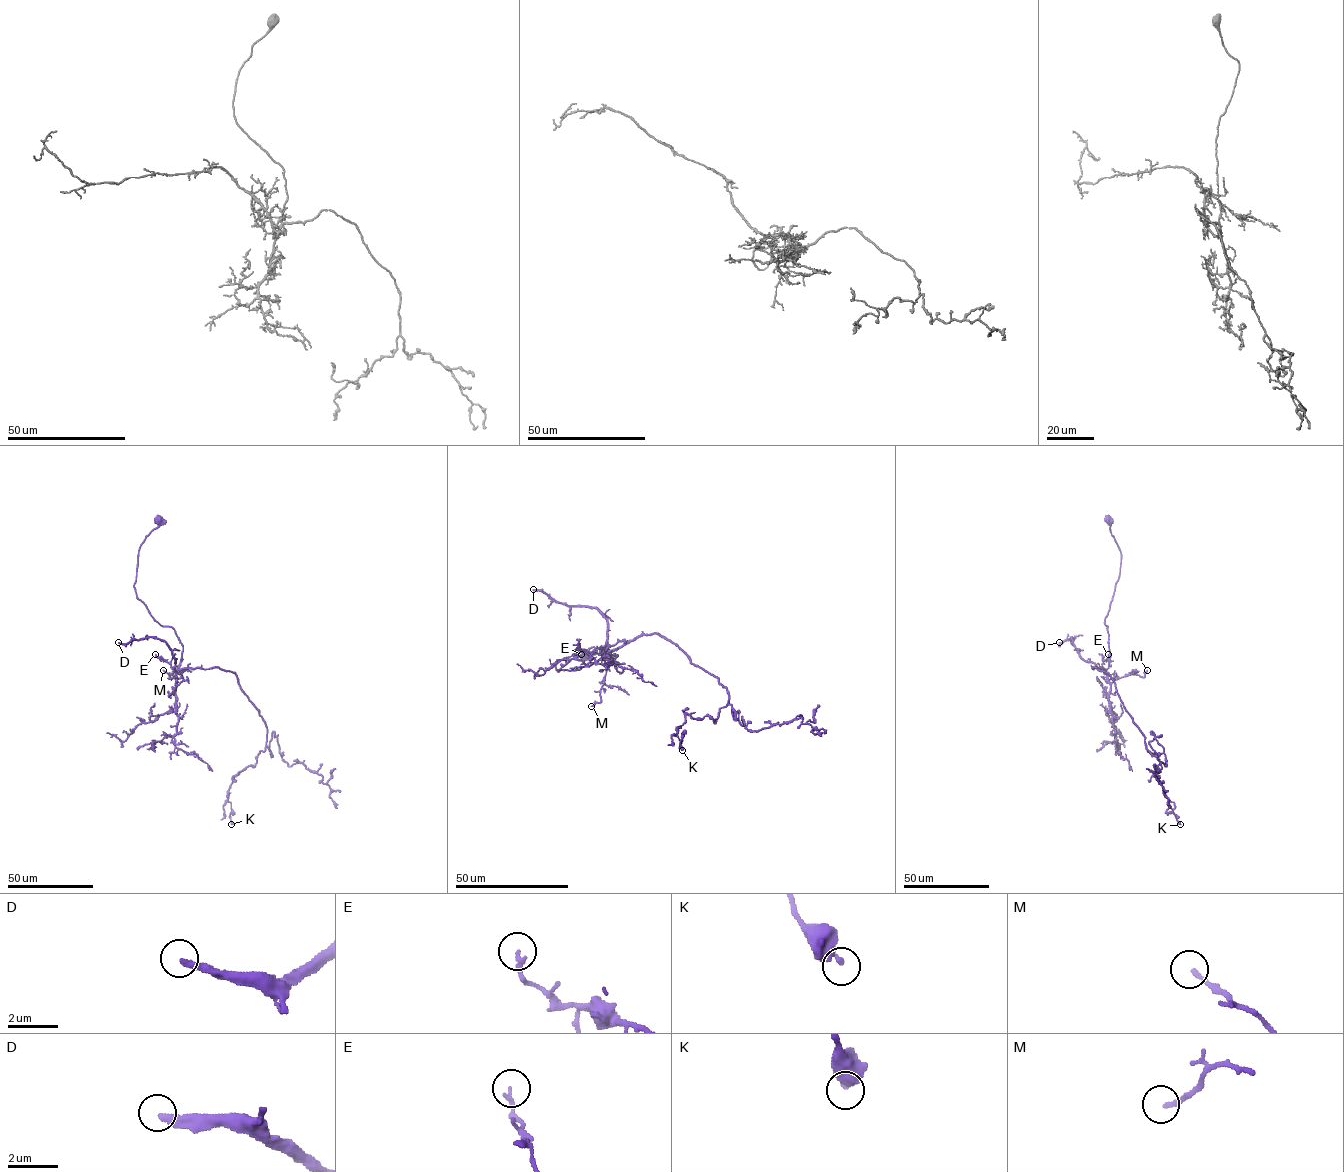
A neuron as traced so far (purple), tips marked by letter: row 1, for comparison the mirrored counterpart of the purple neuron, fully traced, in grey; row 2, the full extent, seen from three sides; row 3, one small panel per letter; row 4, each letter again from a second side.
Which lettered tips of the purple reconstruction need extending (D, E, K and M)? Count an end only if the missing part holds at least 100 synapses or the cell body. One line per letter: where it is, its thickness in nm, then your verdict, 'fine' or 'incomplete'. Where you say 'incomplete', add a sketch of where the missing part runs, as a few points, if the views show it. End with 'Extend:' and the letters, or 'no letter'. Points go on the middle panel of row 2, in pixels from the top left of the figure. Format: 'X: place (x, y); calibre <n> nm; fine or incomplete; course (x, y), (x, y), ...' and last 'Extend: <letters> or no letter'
D: place (533, 589); calibre 280 nm; incomplete
E: place (581, 654); calibre 160 nm; fine
K: place (682, 750); calibre 400 nm; fine
M: place (591, 706); calibre 150 nm; fine
Extend: D

